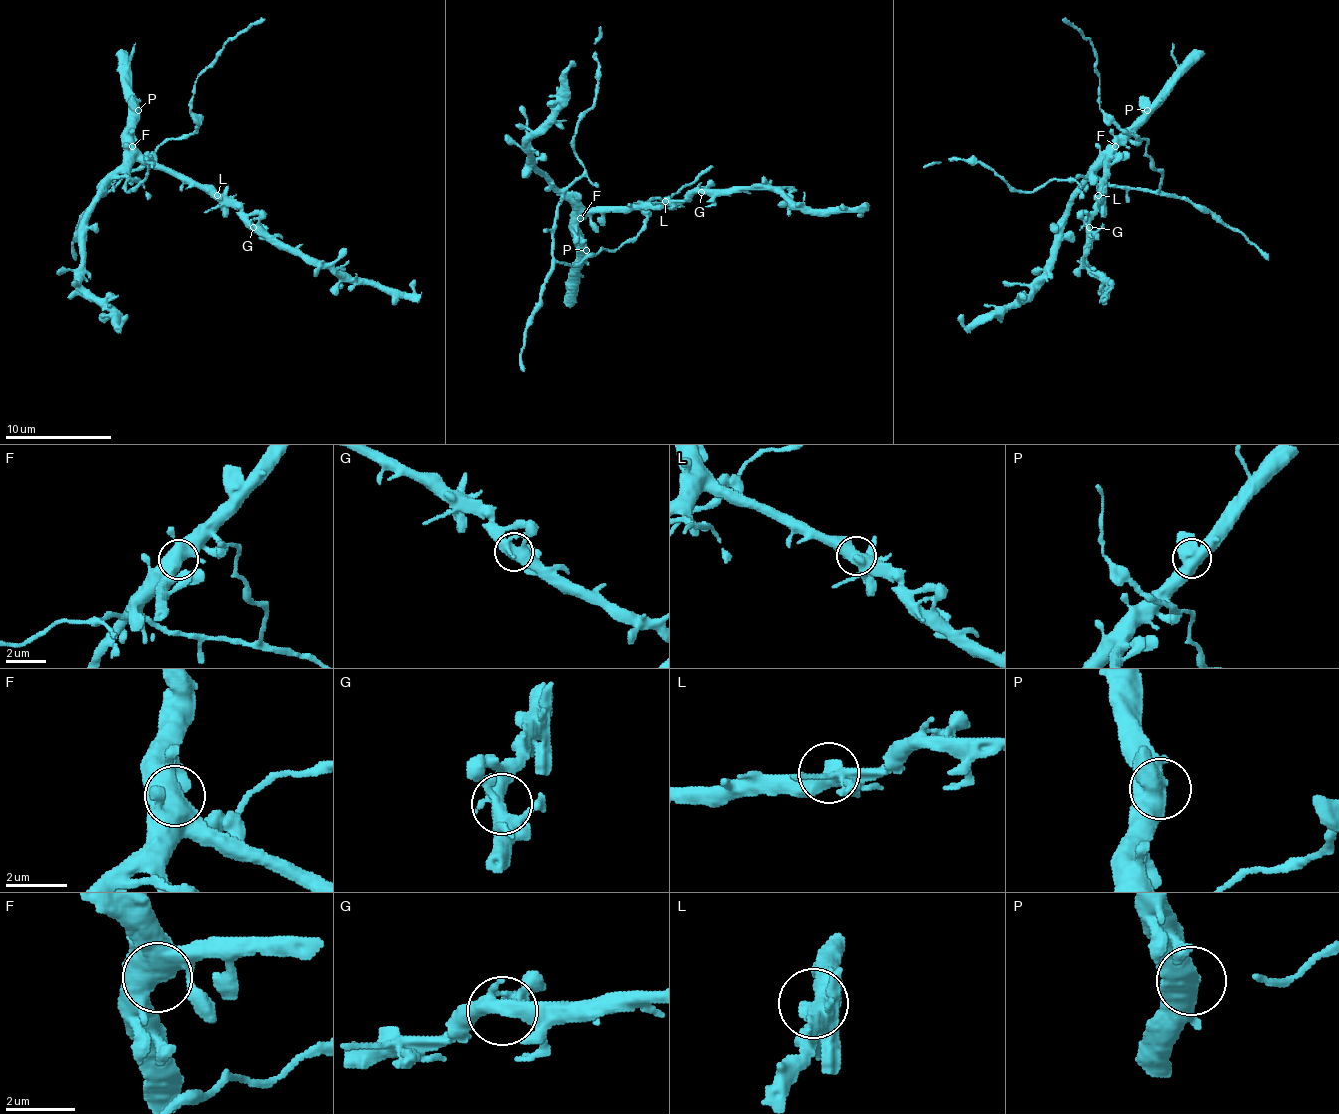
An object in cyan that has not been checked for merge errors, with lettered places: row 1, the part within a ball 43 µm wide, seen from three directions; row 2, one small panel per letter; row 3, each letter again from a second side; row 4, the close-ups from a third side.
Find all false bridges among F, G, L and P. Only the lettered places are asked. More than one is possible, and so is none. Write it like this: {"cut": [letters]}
{"cut": []}

